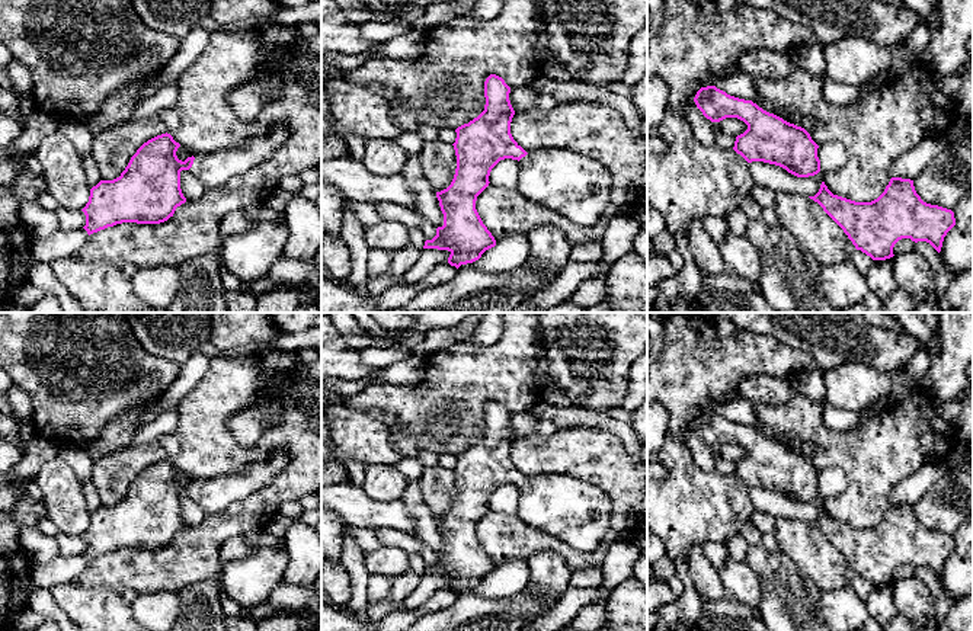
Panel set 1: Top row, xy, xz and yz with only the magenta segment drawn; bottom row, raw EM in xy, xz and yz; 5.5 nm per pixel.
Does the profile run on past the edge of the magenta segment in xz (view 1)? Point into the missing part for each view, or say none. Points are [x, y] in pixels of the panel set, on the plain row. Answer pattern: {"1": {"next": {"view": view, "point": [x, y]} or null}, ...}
{"1": {"next": {"view": "xz", "point": [575, 511]}}}

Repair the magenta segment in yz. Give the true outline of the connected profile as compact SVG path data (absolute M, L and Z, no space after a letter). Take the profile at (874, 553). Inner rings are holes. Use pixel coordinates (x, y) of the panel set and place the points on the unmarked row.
M892 503L884 518L871 528L855 528L833 521L825 507L819 518L809 522L817 528L823 536L844 555L857 576L861 576L873 586L886 586L893 583L893 573L902 564L912 567L926 567L938 579L941 577L944 563L956 551L954 538L951 535L926 529L916 519L913 506Z

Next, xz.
M490 400L486 404L484 436L455 455L455 500L447 515L436 518L444 551L423 574L448 576L448 589L457 595L496 571L476 526L500 486L519 487L516 515L525 523L556 535L583 554L596 550L609 531L612 502L599 486L563 474L526 478L513 465L510 448L515 436L509 419L510 413L502 403Z

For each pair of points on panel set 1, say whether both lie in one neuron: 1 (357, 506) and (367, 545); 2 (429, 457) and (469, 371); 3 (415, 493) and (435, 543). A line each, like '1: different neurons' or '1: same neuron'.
1: different neurons
2: different neurons
3: same neuron

